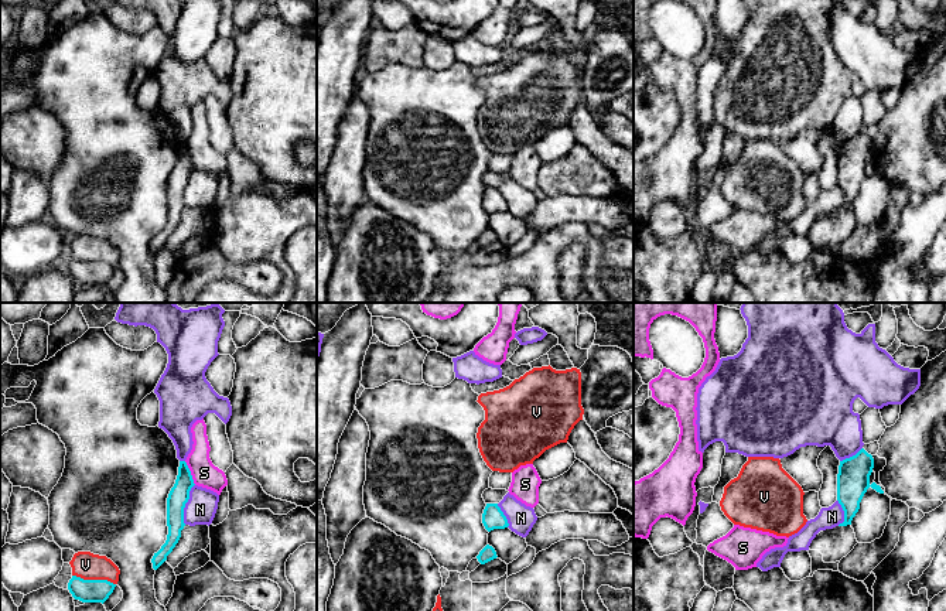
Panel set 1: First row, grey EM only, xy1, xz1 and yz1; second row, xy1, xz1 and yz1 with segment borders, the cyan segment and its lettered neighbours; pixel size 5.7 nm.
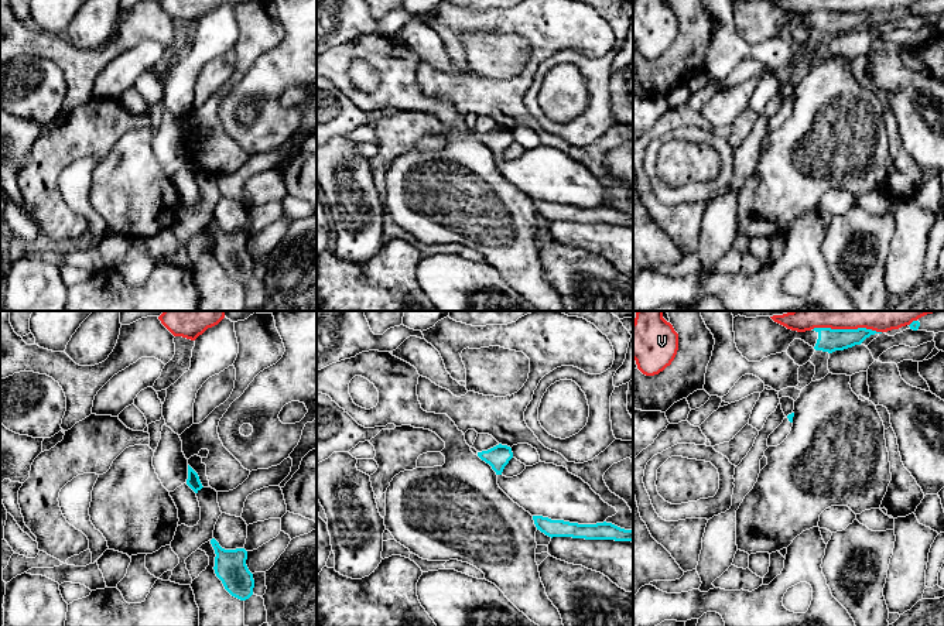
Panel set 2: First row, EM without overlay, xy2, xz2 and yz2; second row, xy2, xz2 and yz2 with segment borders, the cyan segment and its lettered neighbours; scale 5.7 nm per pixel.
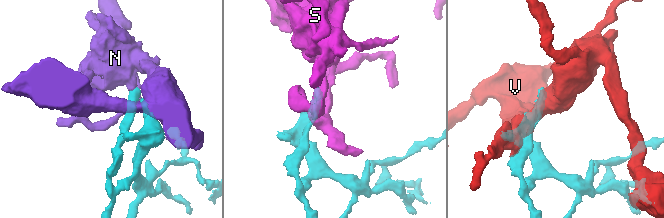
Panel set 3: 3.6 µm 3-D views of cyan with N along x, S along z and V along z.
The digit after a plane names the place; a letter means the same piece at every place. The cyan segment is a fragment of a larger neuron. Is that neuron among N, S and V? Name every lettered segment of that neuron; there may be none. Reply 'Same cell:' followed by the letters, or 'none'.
Same cell: none

